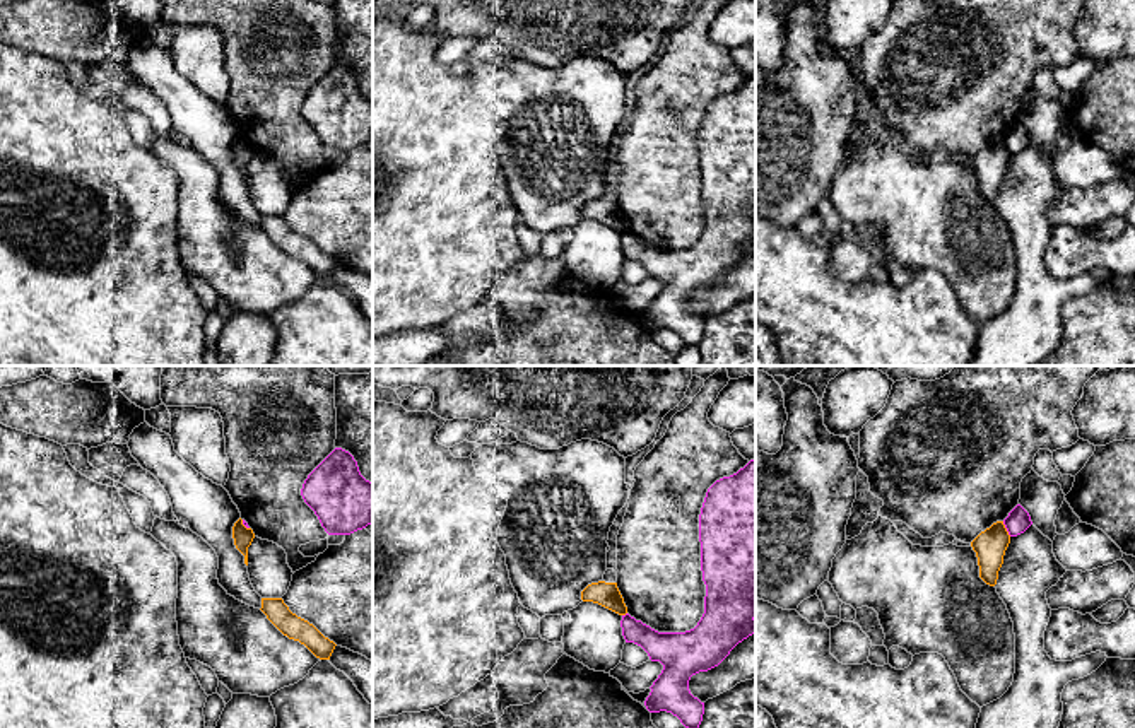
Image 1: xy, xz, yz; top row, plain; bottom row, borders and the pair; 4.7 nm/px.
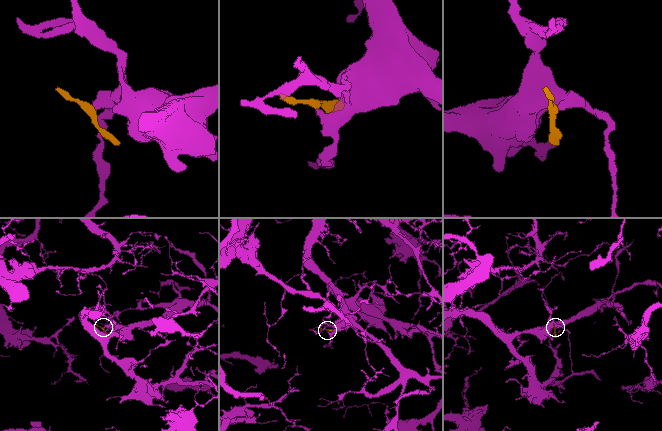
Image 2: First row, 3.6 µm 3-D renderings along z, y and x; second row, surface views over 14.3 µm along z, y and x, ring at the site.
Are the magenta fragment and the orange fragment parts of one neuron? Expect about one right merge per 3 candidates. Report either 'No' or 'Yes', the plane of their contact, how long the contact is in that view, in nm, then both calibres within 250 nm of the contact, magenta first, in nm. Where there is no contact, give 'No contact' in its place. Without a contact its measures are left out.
No. Touches magenta in yz. Shared border 80 nm. Thickness 110 nm (magenta) against 150 nm

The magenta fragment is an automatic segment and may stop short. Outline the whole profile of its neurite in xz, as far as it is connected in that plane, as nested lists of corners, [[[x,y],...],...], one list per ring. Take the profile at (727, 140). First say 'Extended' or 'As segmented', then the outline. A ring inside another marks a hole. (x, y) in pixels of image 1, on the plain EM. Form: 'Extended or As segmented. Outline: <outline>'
As segmented. Outline: [[[756,77],[708,106],[699,132],[699,159],[706,214],[704,231],[694,246],[658,250],[629,231],[620,238],[626,260],[641,263],[651,279],[663,282],[650,304],[646,326],[672,330],[689,347],[697,347],[704,332],[704,320],[689,308],[691,294],[718,284],[738,260],[756,250]]]

